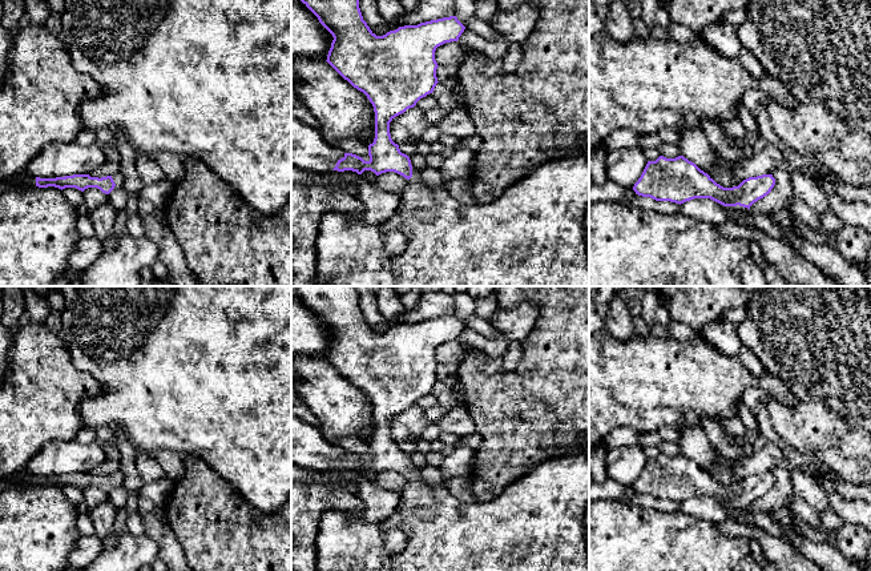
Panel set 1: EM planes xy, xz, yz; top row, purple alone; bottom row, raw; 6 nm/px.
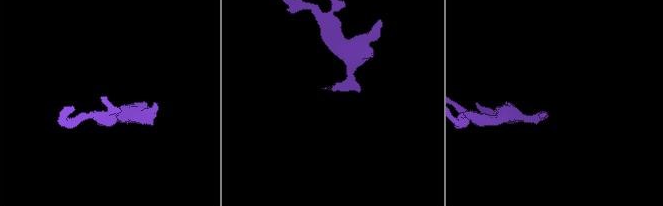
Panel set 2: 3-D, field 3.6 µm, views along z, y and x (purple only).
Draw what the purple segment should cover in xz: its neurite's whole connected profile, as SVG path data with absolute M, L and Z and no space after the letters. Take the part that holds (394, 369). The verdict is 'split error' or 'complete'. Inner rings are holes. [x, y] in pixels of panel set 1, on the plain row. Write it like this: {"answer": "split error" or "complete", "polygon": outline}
{"answer": "split error", "polygon": "M356 286L297 287L299 298L334 335L326 359L372 402L375 437L368 443L370 458L364 459L356 453L330 445L319 429L291 415L291 463L307 471L352 469L362 473L364 469L371 469L379 474L395 470L408 478L395 512L383 523L384 531L402 530L406 536L404 550L392 556L394 571L589 571L589 550L585 542L588 530L584 523L589 506L589 450L540 462L491 502L464 503L448 487L427 483L420 474L414 474L410 455L392 439L390 421L432 391L439 381L435 349L445 341L457 339L465 327L456 314L399 325L376 334L363 318Z"}

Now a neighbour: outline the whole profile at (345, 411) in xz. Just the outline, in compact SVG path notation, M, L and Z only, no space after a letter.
M291 358L291 378L297 395L320 421L320 430L327 442L336 446L340 438L366 441L375 437L375 410L367 394L344 378L327 359Z

